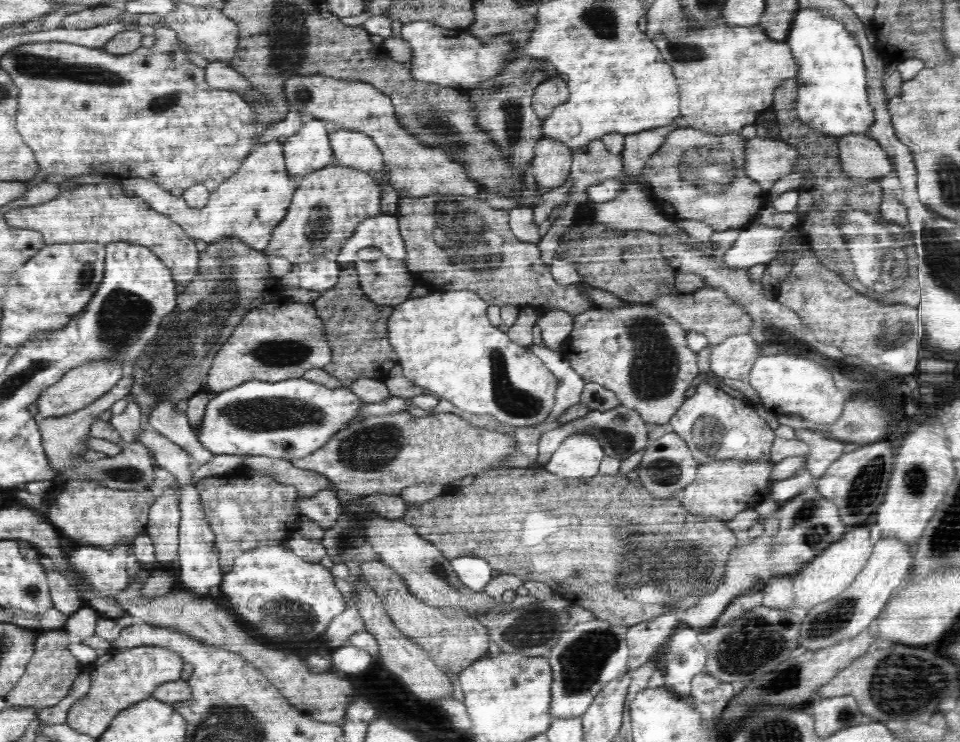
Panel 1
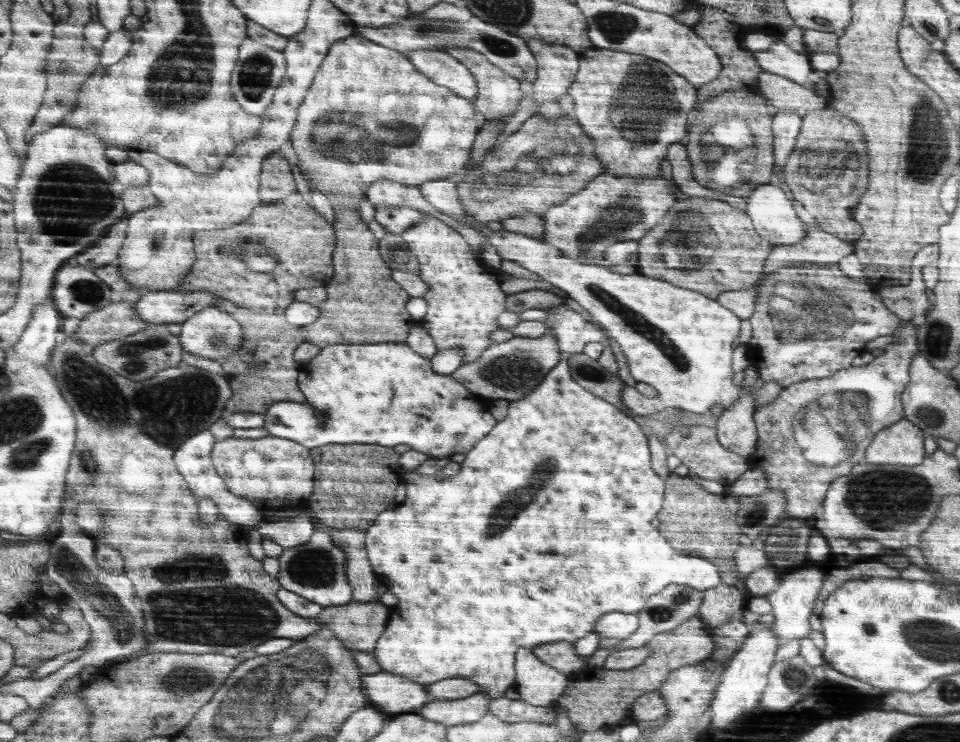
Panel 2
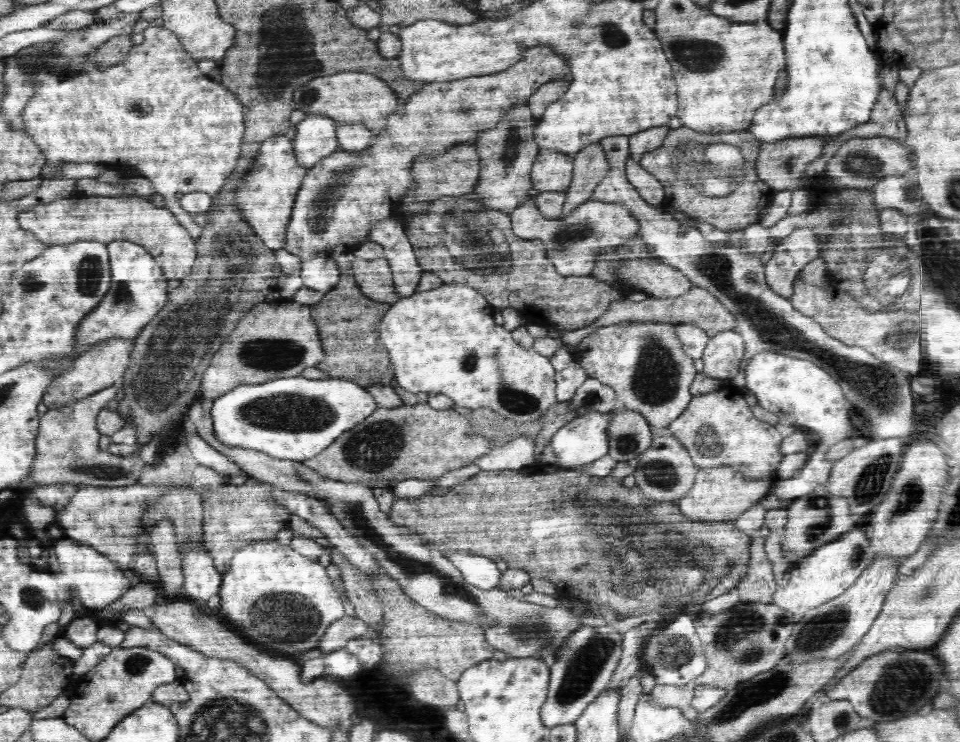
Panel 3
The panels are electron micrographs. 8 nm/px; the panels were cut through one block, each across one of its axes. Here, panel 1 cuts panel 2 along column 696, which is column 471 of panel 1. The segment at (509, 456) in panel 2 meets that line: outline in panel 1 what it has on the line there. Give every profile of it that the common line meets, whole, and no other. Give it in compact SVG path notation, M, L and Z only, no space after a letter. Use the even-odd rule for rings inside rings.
M458 556L451 560L451 565L459 581L476 592L482 591L496 574L489 561L477 556Z

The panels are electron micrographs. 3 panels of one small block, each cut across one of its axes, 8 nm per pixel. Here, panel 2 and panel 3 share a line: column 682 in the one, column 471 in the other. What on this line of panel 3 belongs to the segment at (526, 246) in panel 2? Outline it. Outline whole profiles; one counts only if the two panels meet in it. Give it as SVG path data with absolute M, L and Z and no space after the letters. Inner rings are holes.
M443 283L438 288L415 292L391 304L381 320L379 334L390 354L392 374L400 388L414 394L448 396L460 410L489 408L519 424L540 420L557 404L553 362L532 348L519 346L509 329L495 324L494 310L477 289L457 283Z

